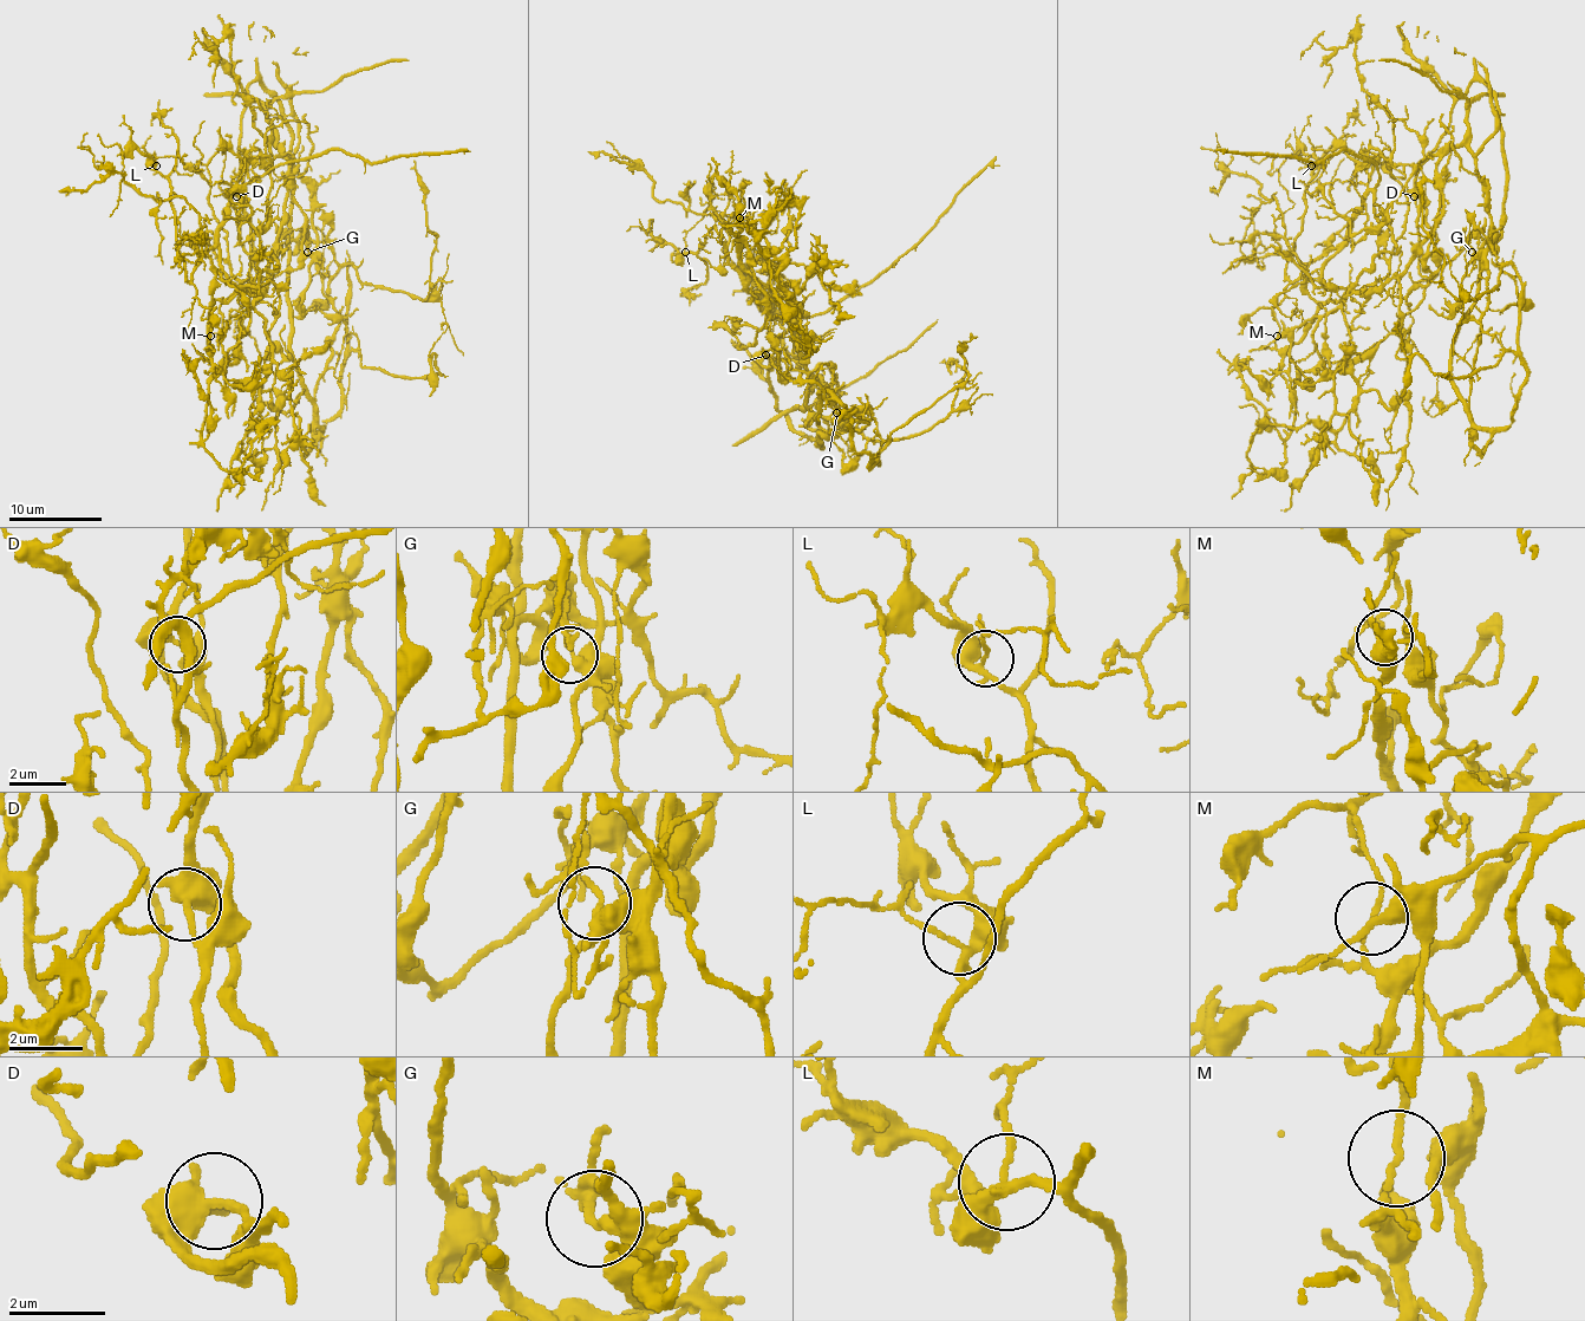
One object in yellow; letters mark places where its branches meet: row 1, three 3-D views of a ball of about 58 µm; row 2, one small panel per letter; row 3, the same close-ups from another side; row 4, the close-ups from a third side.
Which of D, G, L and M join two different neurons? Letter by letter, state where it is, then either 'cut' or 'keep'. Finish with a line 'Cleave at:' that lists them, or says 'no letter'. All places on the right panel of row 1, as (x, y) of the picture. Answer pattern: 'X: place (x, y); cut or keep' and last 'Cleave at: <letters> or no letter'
D: place (1414, 196); cut
G: place (1472, 252); keep
L: place (1311, 166); keep
M: place (1277, 336); cut
Cleave at: D, M

